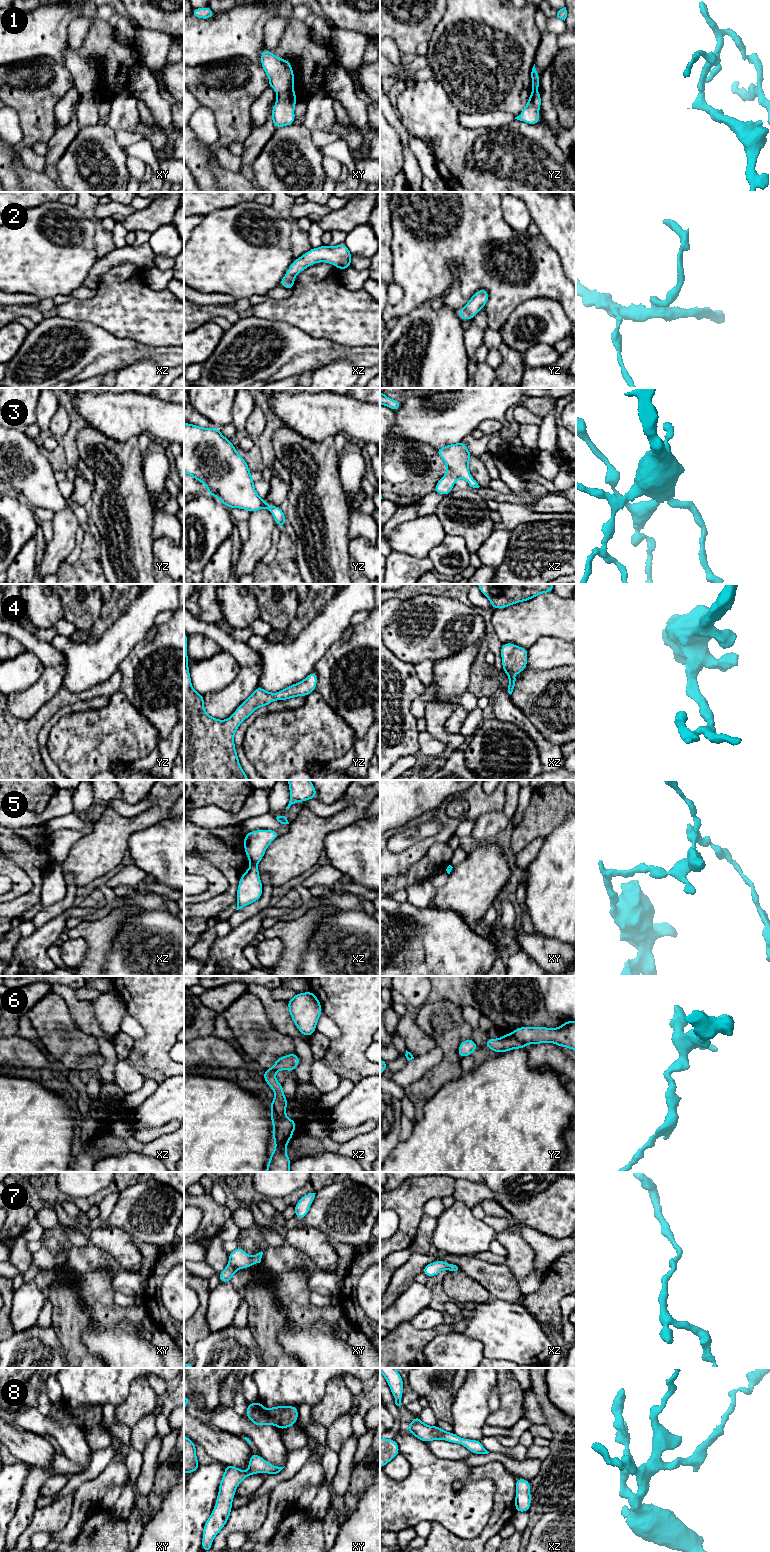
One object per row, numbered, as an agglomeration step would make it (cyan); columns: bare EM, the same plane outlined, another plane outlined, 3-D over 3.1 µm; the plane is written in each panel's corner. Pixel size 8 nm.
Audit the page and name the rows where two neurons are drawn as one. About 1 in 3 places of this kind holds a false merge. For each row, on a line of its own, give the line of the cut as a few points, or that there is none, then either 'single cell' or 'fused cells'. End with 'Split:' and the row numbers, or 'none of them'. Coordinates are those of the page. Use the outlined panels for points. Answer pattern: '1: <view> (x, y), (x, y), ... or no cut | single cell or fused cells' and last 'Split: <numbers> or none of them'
1: no cut | single cell
2: no cut | single cell
3: no cut | single cell
4: no cut | single cell
5: xz (251, 864), (256, 865) | fused cells
6: xz (271, 1108), (279, 1115), (285, 1115) | fused cells
7: no cut | single cell
8: no cut | single cell
Split: 5, 6

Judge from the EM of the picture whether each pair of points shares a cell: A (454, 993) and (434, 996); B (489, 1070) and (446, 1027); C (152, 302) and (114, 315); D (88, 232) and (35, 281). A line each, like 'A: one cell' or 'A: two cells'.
A: one cell
B: two cells
C: one cell
D: one cell

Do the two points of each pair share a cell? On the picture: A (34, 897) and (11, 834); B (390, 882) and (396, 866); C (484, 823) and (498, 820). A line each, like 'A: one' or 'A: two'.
A: one
B: two
C: one

